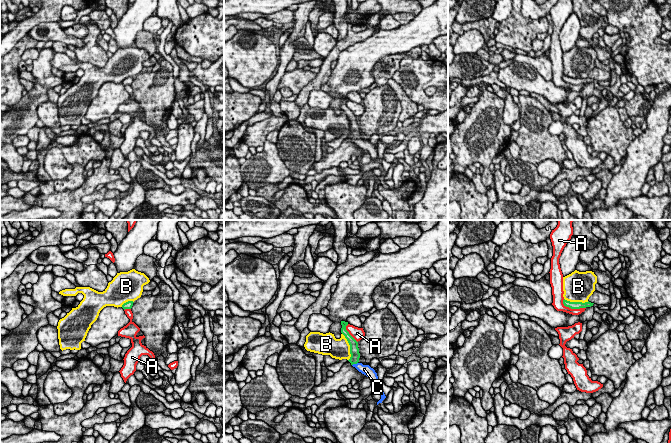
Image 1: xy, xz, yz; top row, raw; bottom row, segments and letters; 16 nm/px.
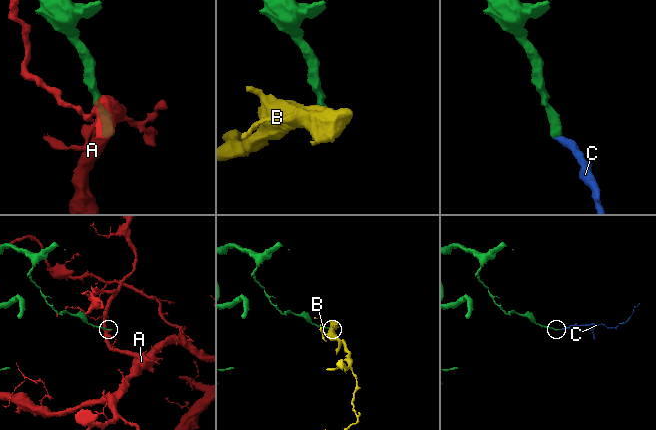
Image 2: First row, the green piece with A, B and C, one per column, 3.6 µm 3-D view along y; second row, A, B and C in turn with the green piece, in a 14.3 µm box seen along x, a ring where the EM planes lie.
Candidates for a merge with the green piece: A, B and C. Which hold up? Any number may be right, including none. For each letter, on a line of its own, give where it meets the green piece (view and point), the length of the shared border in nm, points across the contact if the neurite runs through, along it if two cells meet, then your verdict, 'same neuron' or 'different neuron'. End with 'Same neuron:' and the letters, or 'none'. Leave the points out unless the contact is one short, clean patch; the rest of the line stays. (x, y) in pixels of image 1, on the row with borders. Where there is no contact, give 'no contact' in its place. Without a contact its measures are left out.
A: yz (573, 308) | 400 nm | different neuron
B: xz (350, 347) | 460 nm | different neuron
C: xz (354, 363) | 110 nm | across xz (354, 350), (354, 363), (364, 369) | same neuron
Same neuron: C

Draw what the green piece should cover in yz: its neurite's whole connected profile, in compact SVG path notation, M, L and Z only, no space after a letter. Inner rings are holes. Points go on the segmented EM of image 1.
M563 300L563 304L564 306L566 307L569 307L571 309L580 309L580 308L586 308L586 307L591 307L593 306L594 303L591 303L591 302L585 302L585 303L582 303L582 302L570 302L570 301L567 301L567 300Z

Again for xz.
M341 321L341 325L342 325L341 333L345 336L345 338L347 339L350 345L351 357L348 361L359 372L369 377L372 384L377 384L378 376L375 370L371 368L369 365L363 365L362 363L359 362L360 353L359 353L359 348L358 348L358 342L346 330L346 326L348 325L348 322Z

